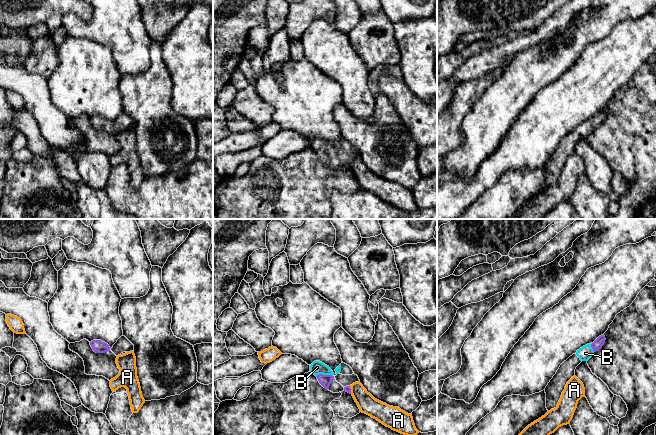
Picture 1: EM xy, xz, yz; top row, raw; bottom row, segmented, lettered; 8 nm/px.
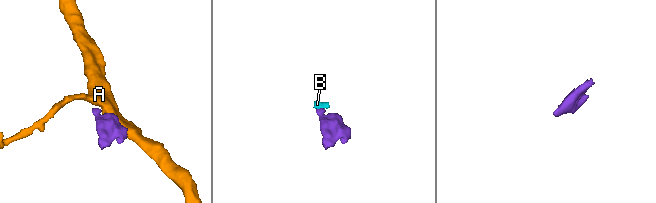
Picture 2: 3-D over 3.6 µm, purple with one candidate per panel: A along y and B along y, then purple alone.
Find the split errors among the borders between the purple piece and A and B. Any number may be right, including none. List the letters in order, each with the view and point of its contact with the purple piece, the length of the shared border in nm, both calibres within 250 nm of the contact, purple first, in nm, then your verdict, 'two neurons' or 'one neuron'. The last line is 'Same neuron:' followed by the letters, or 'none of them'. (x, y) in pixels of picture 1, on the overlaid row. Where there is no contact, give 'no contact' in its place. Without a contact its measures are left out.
A: contact xz (350, 390); length 70 nm; calibres 50 and 150 nm; two neurons
B: contact xz (324, 375); length 140 nm; calibres 100 and 110 nm; one neuron
Same neuron: B

